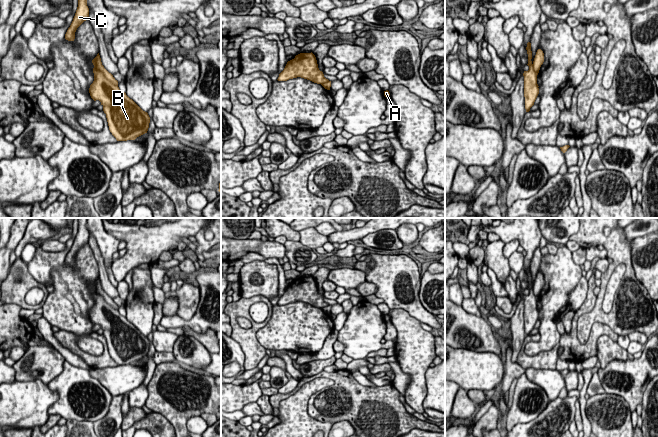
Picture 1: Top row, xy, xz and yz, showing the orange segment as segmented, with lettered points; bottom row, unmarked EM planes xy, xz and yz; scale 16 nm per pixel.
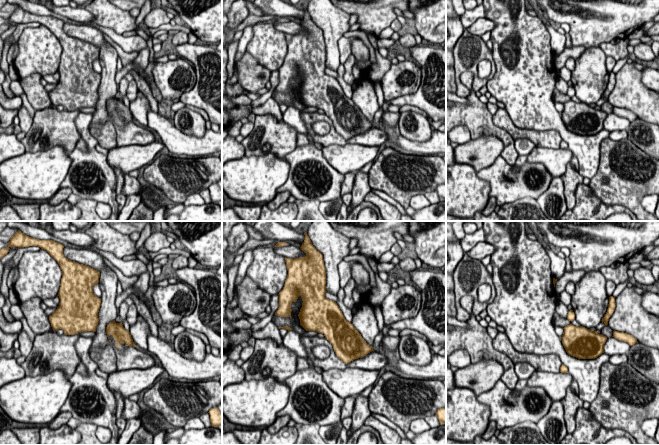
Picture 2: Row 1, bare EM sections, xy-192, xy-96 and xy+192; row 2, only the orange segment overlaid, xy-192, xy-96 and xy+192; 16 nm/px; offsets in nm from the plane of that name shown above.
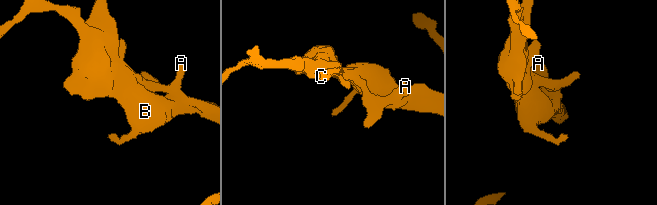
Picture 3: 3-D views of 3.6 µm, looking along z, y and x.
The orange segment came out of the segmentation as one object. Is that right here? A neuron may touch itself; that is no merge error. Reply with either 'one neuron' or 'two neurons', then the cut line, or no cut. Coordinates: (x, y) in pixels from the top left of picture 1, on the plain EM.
two neurons | xy (98, 277), (96, 281), (97, 292), (117, 310)

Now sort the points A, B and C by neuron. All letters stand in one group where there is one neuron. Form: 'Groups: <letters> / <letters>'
Groups: A / B C

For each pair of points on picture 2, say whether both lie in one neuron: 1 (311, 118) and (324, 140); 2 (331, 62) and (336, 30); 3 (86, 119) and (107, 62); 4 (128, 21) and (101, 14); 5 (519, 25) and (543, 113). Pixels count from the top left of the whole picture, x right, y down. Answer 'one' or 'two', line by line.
1: one
2: one
3: two
4: one
5: one

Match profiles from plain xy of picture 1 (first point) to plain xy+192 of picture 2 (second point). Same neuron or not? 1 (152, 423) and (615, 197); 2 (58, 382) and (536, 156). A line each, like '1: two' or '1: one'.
1: two
2: two

